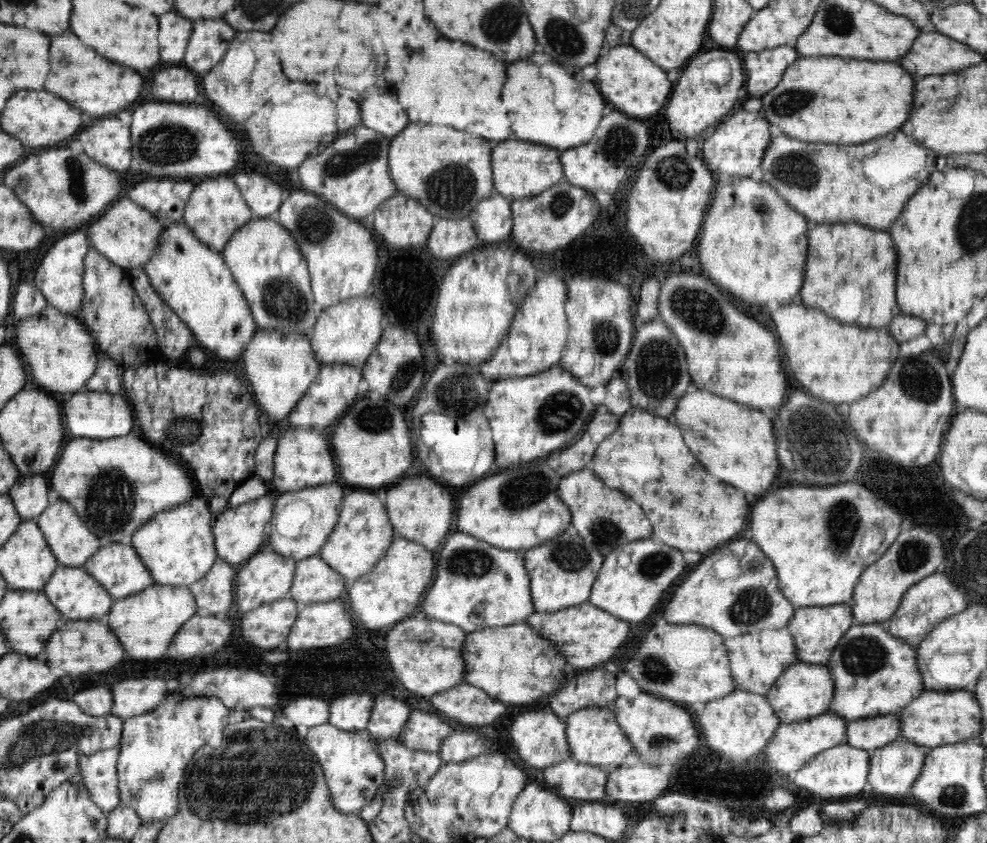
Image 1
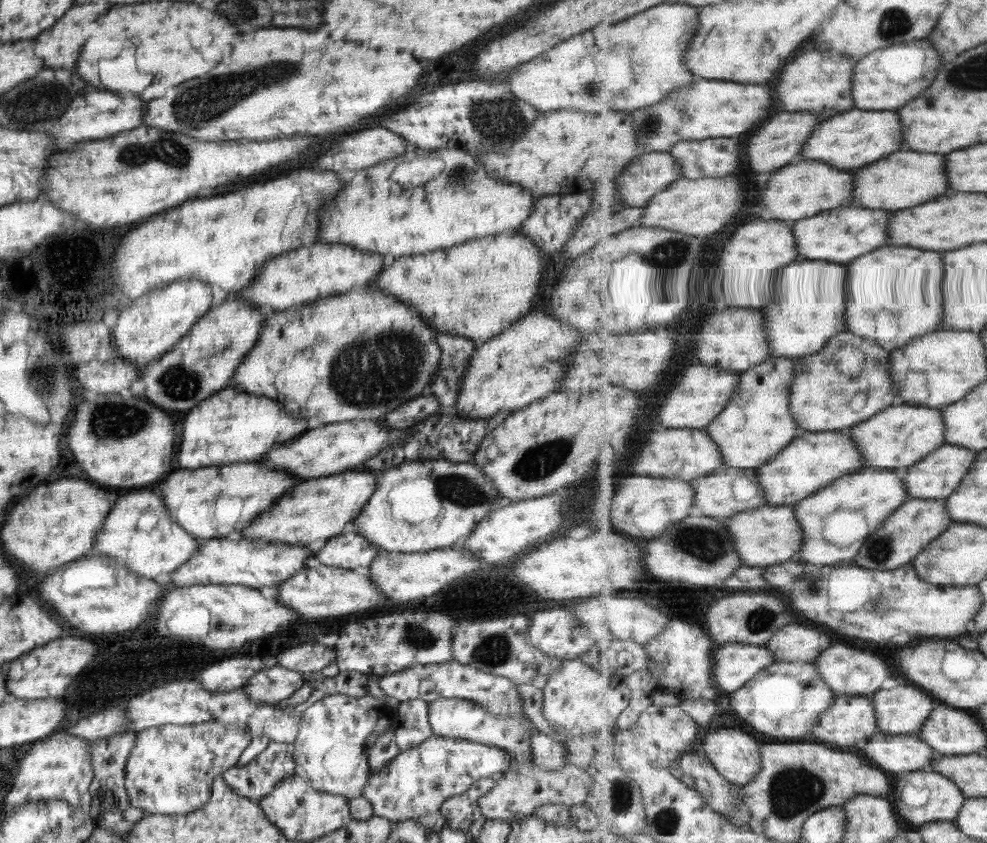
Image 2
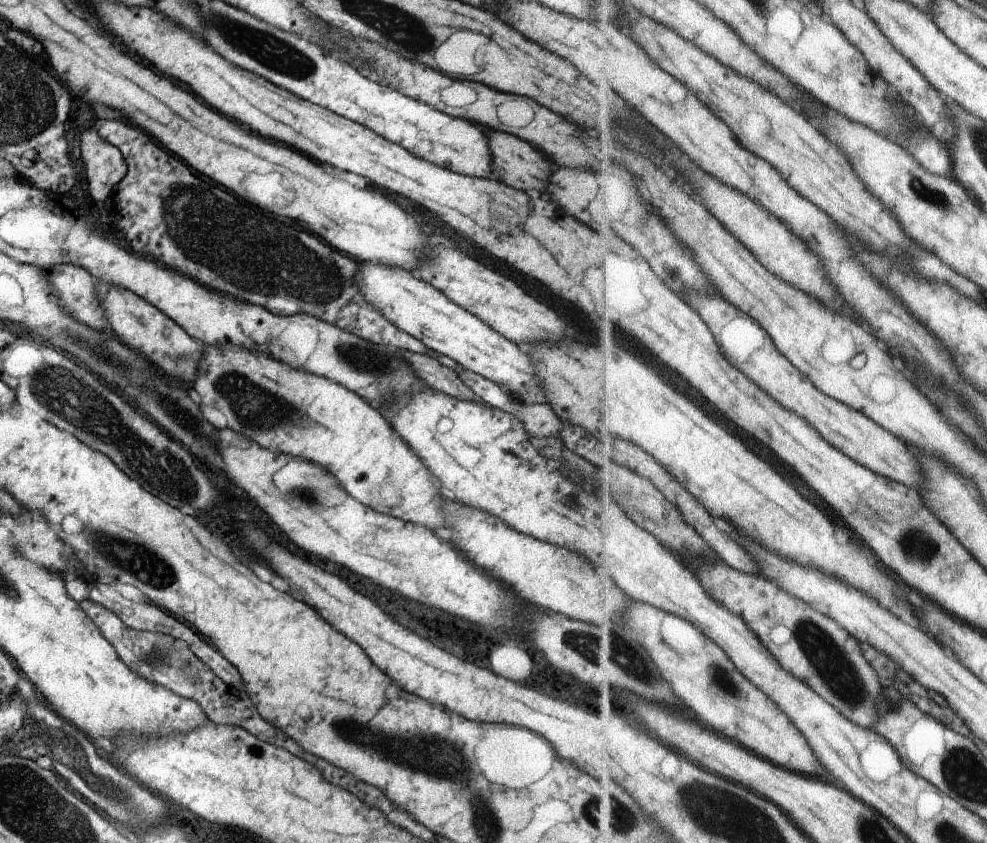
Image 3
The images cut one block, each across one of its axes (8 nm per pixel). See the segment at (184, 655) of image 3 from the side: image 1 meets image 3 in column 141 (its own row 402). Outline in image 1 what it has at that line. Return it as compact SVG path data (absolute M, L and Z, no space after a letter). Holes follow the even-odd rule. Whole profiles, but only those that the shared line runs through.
M660 318L637 324L632 346L617 375L626 381L632 407L664 418L671 418L678 399L692 384L684 350Z

